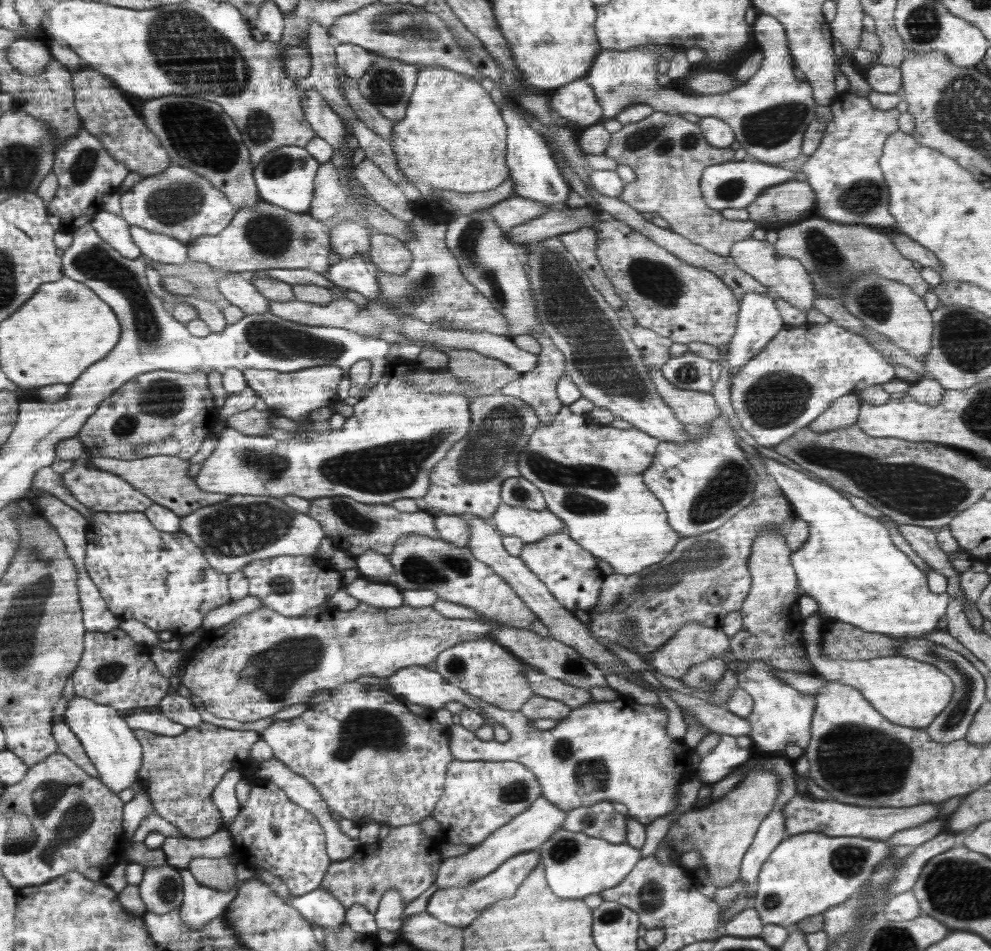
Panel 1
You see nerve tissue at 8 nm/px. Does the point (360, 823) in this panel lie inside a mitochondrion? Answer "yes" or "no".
no

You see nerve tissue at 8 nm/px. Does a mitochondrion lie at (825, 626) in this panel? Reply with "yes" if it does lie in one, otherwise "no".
no

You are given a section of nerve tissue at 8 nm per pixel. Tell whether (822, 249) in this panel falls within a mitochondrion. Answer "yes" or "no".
yes

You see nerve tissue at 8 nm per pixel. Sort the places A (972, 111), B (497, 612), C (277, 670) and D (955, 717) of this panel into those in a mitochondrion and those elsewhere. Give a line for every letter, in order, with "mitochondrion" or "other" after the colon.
A: mitochondrion
B: other
C: mitochondrion
D: mitochondrion

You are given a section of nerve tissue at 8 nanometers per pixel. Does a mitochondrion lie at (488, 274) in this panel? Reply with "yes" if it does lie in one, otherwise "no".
yes

